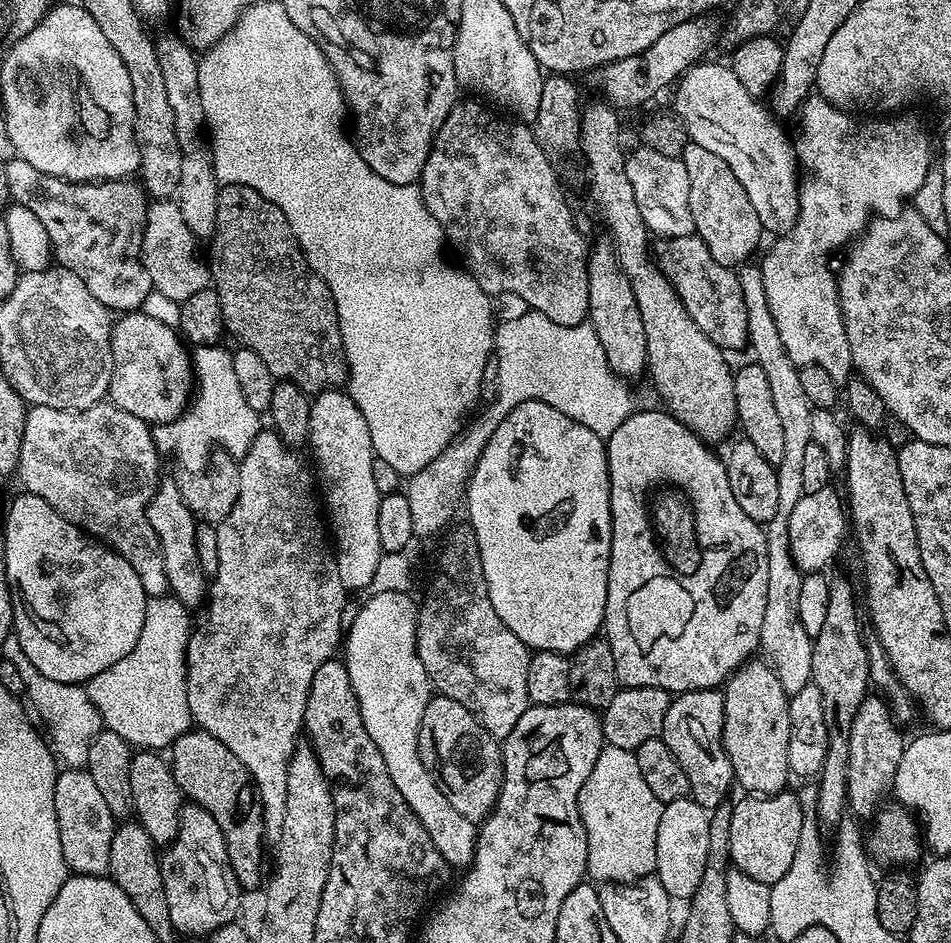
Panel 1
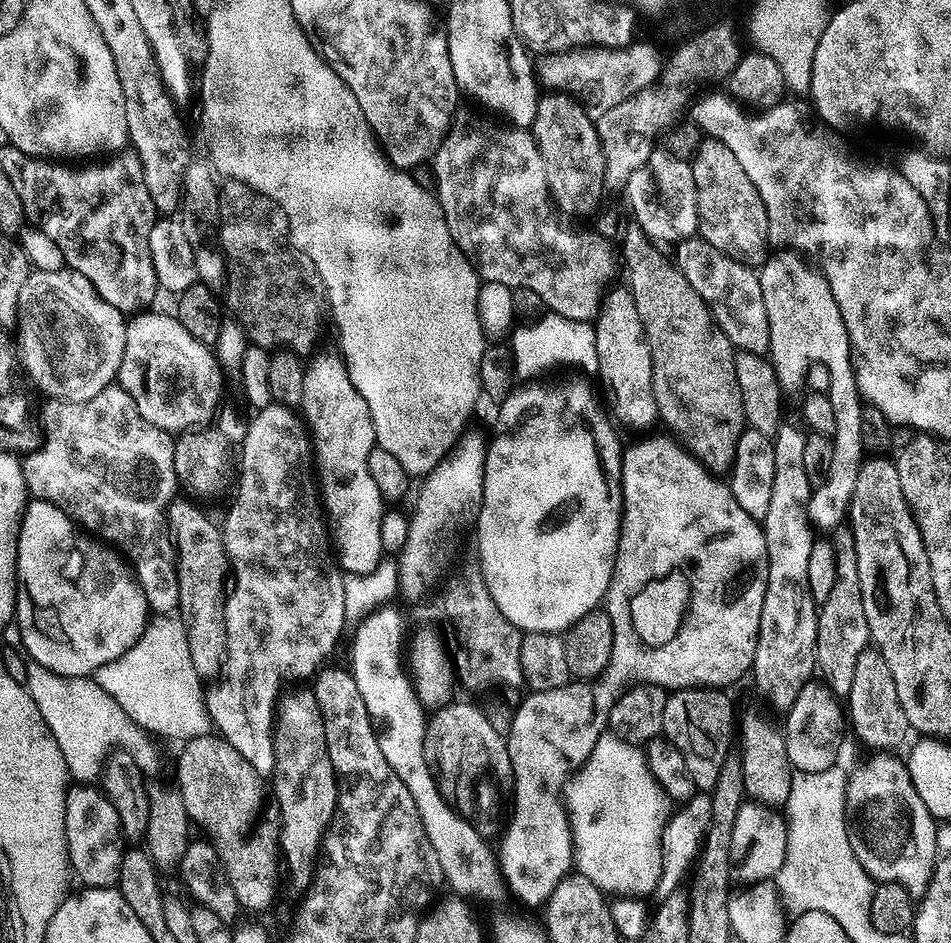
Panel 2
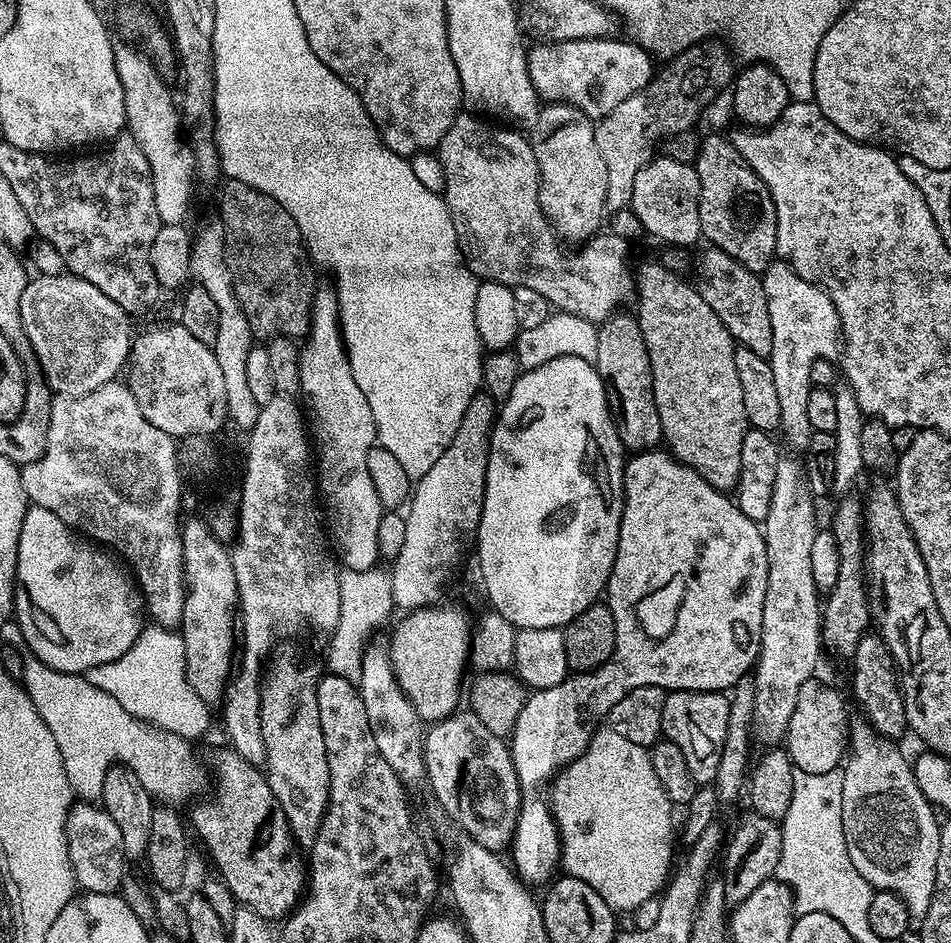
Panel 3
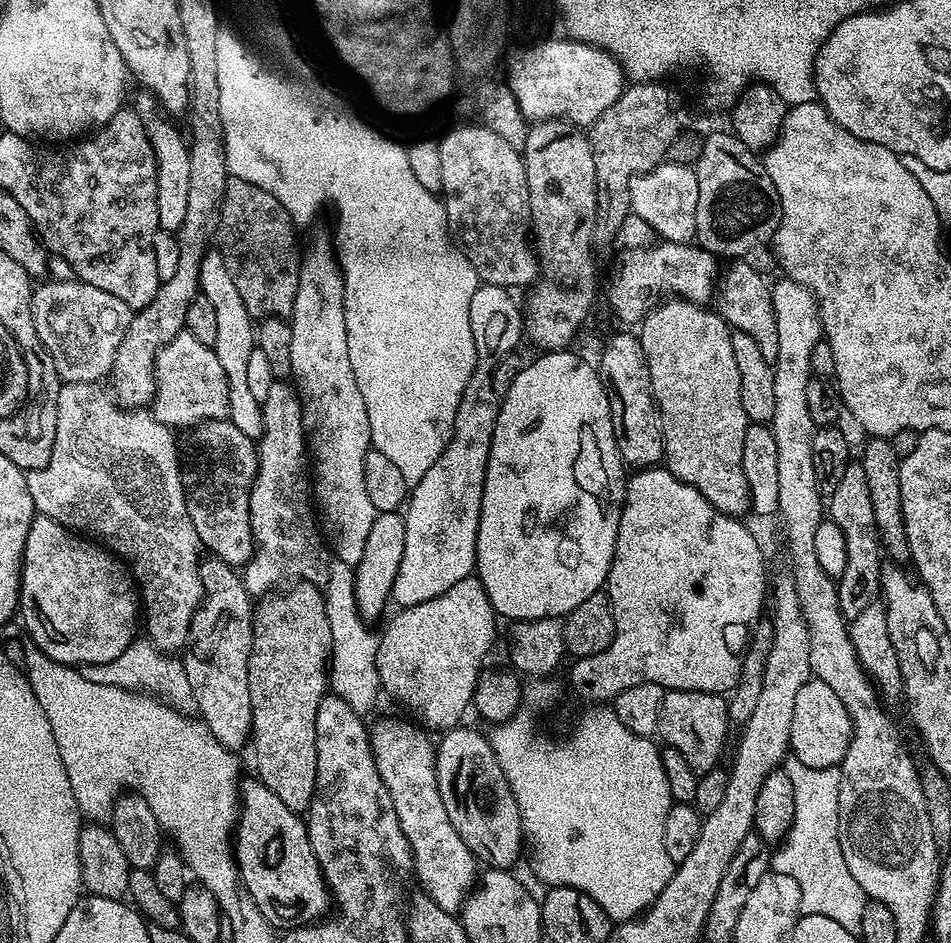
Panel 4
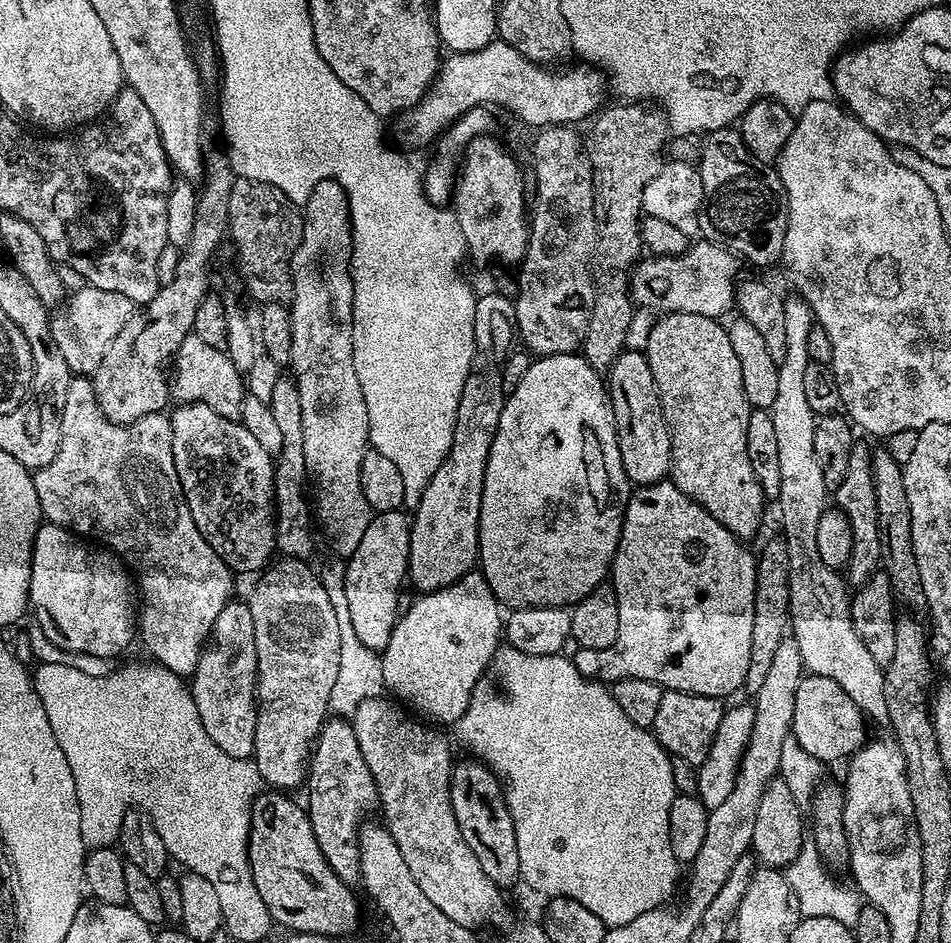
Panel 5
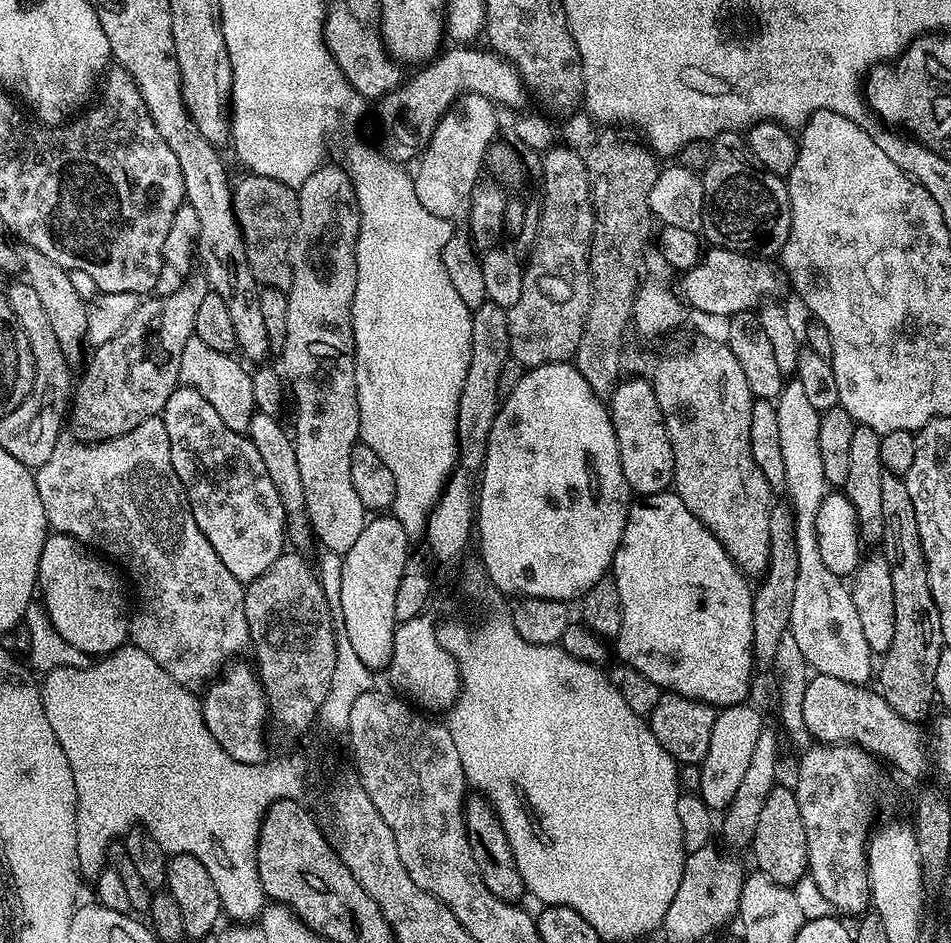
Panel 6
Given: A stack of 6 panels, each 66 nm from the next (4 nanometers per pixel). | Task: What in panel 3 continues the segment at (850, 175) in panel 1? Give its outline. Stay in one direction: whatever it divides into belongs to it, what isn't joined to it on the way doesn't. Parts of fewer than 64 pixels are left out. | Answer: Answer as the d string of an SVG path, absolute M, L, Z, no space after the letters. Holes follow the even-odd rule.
M774 262L762 274L766 306L770 310L770 330L774 330L774 367L778 403L782 409L779 431L792 444L807 446L812 437L806 398L810 398L810 366L816 360L839 361L842 356L840 319L827 292L815 280L802 278L787 262Z

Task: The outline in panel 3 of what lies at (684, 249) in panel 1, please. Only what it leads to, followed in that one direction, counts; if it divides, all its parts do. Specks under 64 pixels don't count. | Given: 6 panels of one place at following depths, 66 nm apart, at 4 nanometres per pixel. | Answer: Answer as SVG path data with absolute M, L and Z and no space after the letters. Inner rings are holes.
M708 246L705 249L705 252L696 260L694 284L700 289L702 298L706 298L706 306L710 306L710 310L714 310L714 314L718 314L722 326L726 326L726 330L739 347L754 350L754 354L759 356L771 357L773 355L774 330L770 330L770 310L766 306L766 290L763 279L746 266L742 266L742 262L730 258L730 254L726 254L721 248Z

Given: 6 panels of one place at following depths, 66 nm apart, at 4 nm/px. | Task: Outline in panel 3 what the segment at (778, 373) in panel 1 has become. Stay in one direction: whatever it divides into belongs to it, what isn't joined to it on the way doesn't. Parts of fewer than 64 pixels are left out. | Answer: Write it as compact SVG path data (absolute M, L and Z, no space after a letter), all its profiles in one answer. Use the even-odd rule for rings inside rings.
M788 454L781 455L778 462L778 474L774 478L774 494L770 500L770 514L762 521L762 531L764 541L766 542L766 558L768 559L768 573L766 574L766 602L762 606L762 626L760 627L760 655L756 658L754 665L754 679L756 682L756 697L754 698L754 718L752 719L752 731L755 739L761 740L764 746L776 746L781 743L788 735L790 726L790 714L794 714L794 705L798 703L798 693L801 692L802 686L806 686L808 680L817 675L816 663L820 660L822 653L822 600L816 591L814 574L810 574L810 545L814 543L818 531L816 525L816 508L814 505L812 491L808 489L808 479L804 476L804 466L799 459L796 460Z

